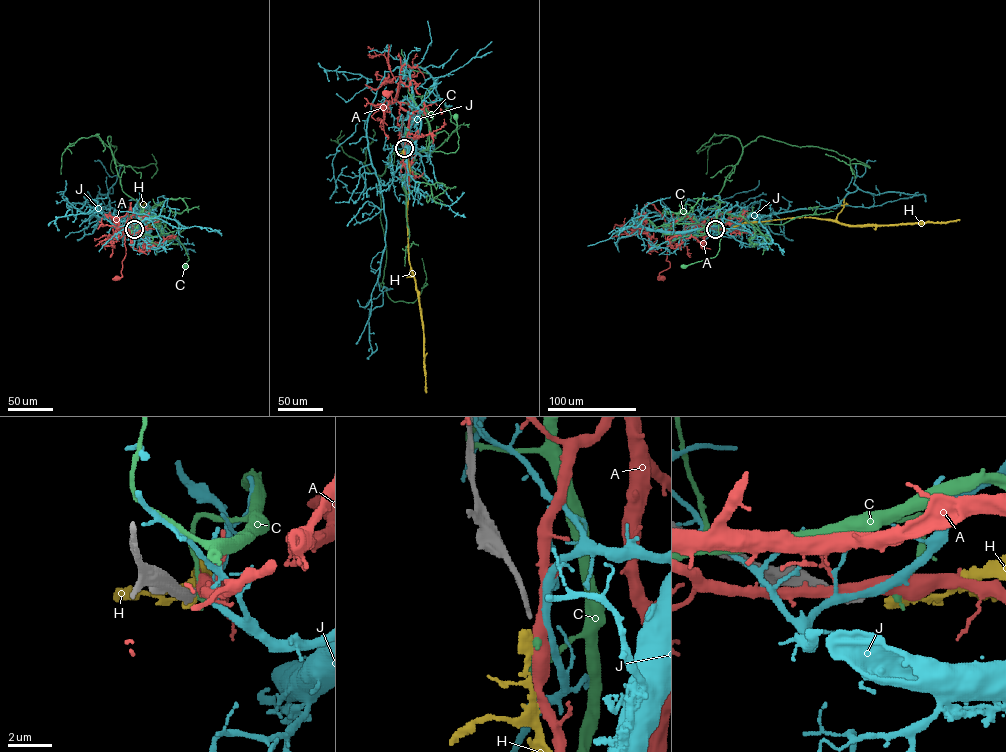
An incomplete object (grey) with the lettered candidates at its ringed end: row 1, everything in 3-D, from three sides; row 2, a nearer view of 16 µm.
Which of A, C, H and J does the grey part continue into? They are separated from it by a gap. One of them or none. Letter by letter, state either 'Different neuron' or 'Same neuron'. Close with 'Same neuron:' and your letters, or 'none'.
A: Different neuron
C: Different neuron
H: Same neuron
J: Different neuron
Same neuron: H

